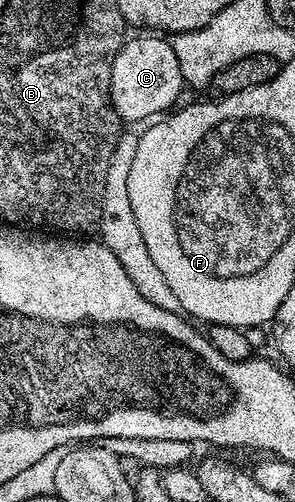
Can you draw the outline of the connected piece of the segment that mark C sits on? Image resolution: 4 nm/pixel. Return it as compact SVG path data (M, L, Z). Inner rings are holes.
M155 33L136 35L139 36L132 43L124 42L113 61L111 74L111 104L124 124L138 119L151 121L170 112L180 102L179 94L185 91L181 65L177 65L177 53L173 53L170 42Z

